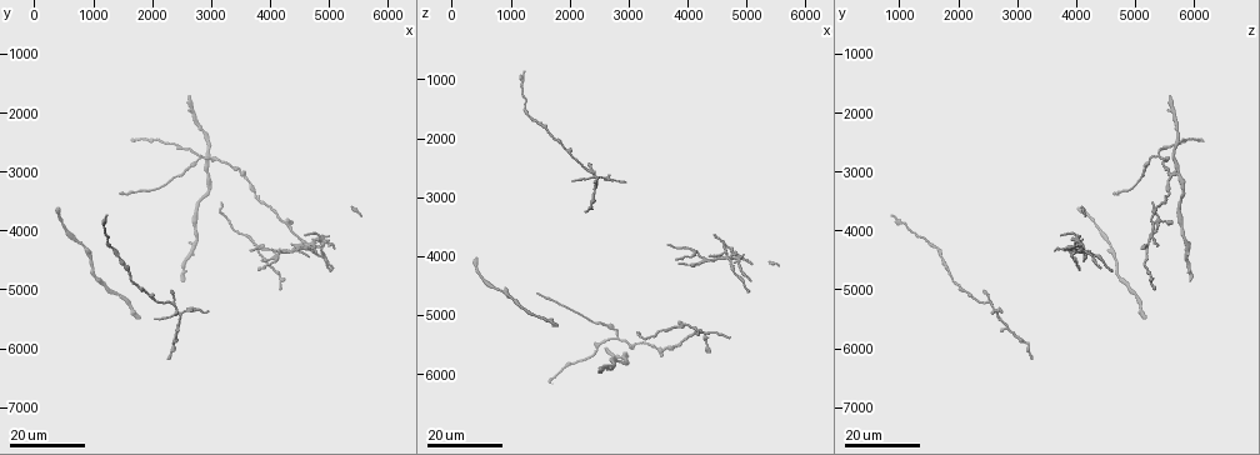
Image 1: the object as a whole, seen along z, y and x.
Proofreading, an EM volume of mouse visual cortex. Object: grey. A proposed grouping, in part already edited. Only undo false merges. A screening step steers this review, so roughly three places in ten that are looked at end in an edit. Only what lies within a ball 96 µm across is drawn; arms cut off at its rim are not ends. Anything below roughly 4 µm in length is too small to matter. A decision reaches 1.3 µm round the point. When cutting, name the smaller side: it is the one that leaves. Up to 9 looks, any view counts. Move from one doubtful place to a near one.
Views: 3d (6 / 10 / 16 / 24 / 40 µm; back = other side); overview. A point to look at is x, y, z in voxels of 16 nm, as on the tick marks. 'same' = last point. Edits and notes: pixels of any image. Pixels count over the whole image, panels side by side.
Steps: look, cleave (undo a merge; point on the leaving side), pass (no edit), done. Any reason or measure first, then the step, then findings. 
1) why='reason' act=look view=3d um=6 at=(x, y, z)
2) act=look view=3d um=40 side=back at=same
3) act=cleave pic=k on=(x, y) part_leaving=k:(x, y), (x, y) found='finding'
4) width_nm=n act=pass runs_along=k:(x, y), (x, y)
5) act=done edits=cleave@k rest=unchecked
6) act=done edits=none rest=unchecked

why='thick turns thin' act=look view=3d um=16 at=(2750, 2850, 5250)

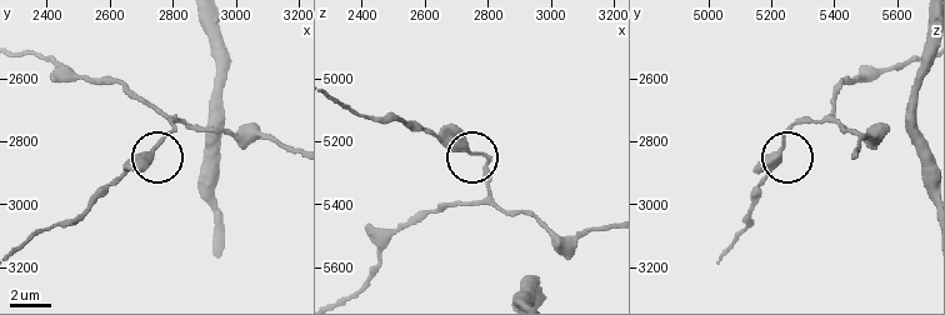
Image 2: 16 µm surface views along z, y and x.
act=look view=3d um=10 at=(2730, 2820, 5230)

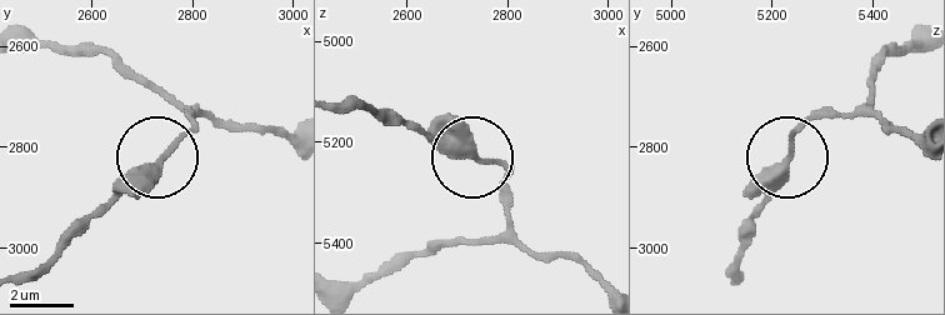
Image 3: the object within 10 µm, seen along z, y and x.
act=cleave pic=3 on=(158, 168) part_leaving=3:(180, 135), (46, 261), (21, 273) found='two neurons meet here'

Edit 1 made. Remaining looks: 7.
act=look view=3d um=16 at=(4250, 3850, 5300)

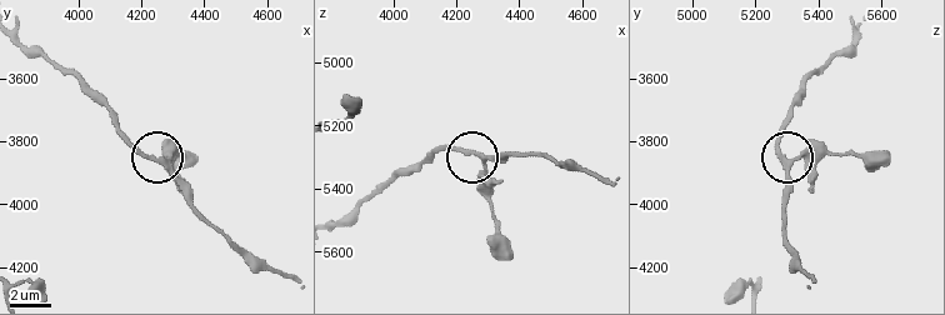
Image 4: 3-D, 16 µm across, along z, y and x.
act=look view=3d um=10 at=(4270, 3870, 5300)

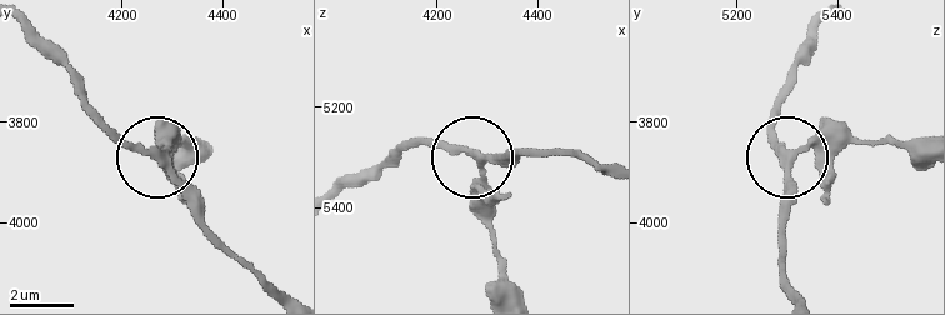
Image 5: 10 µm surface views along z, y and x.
arms=3 act=pass runs_along=5:(793, 289), (781, 265), (785, 168), (806, 151), (868, 144) found='continuous, no second neuron'

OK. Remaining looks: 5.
why='four arms meet' act=look view=3d um=24 at=(4700, 4200, 4000)

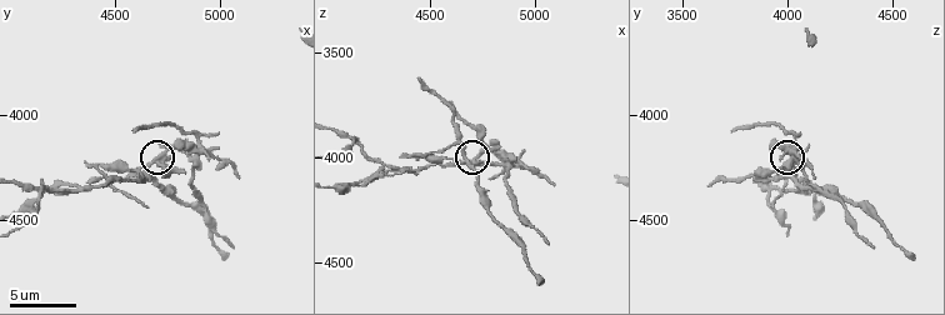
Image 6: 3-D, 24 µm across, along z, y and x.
act=look view=3d um=10 at=(4650, 4260, 4020)

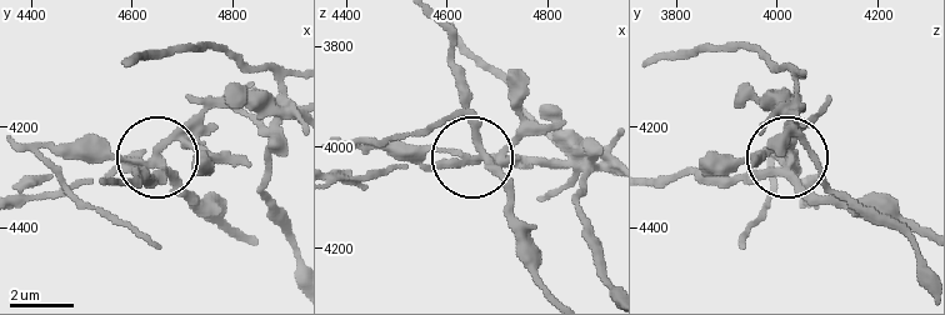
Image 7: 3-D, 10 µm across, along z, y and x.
width_nm=240 act=cleave pic=7 on=(516, 134) found='two neurons meet here'

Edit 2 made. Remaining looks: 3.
act=look view=overview

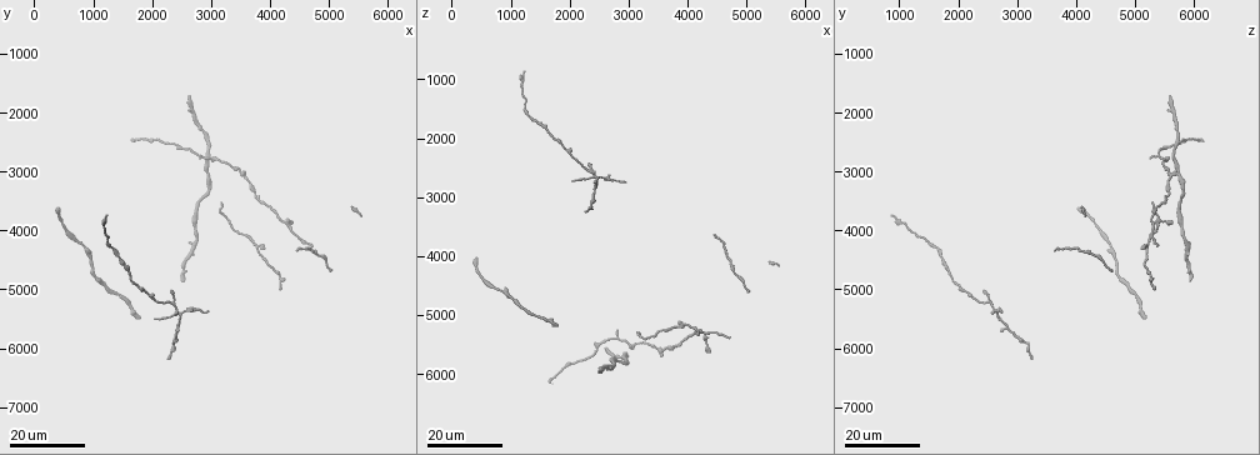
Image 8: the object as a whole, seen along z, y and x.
why='looks like a crossing' act=look view=3d um=16 at=(2450, 5400, 2650)

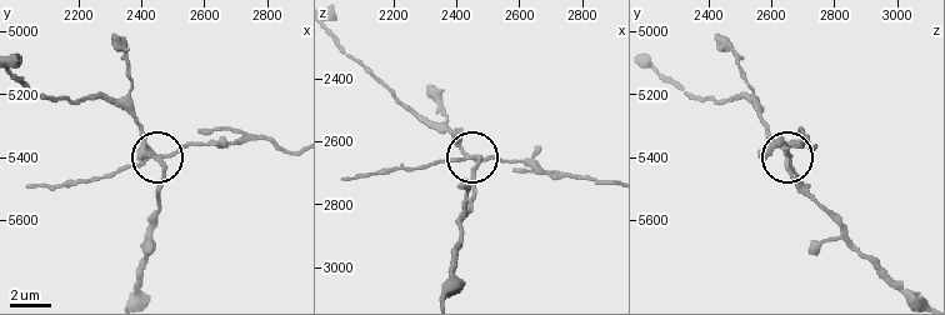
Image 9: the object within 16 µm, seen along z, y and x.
act=look view=3d um=10 at=(2460, 5420, 2650)

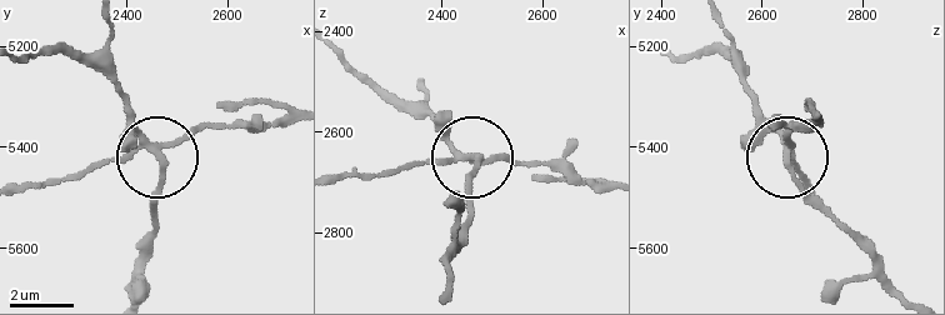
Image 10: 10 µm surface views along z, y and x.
side_arm_um=18 arms=4 act=cleave pic=10 on=(196, 126) found='a second neuron is stuck on'

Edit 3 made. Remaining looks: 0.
act=done edits=cleave@3,cleave@7,cleave@10 rest=unchecked

